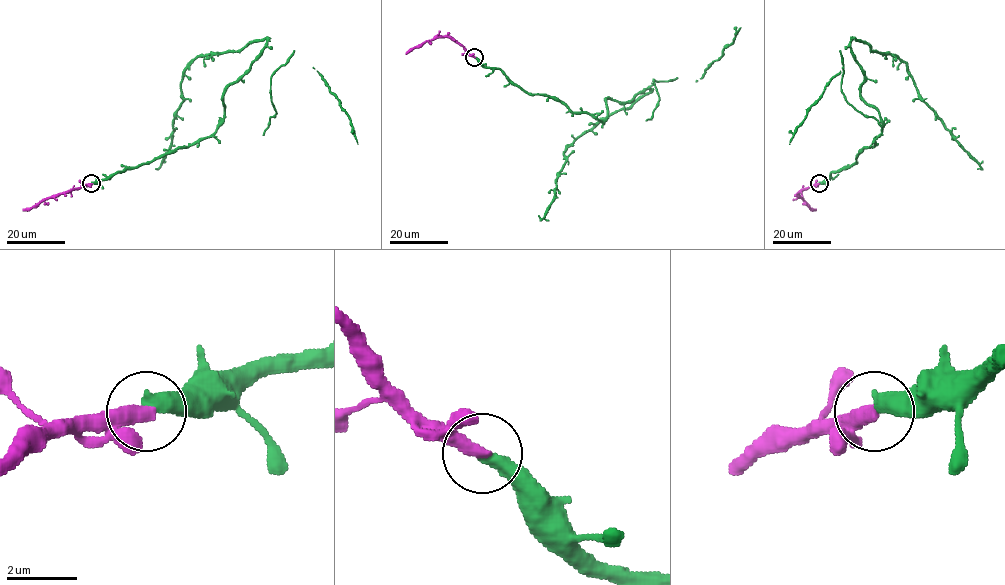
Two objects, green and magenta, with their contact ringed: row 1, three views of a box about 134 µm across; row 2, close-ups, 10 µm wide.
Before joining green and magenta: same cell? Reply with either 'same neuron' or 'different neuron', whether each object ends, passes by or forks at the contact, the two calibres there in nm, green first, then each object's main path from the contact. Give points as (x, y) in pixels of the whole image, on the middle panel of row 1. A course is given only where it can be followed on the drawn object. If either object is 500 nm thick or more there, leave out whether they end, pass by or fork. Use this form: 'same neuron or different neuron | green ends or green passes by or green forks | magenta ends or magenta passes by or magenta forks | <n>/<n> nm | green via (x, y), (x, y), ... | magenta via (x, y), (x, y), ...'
same neuron | green ends | magenta ends | 480/440 nm | green via (474, 57), (598, 120), (607, 117), (607, 98), (629, 102), (649, 88), (567, 147), (555, 198), (538, 215) | magenta via (474, 57), (447, 37), (425, 41), (405, 54)

